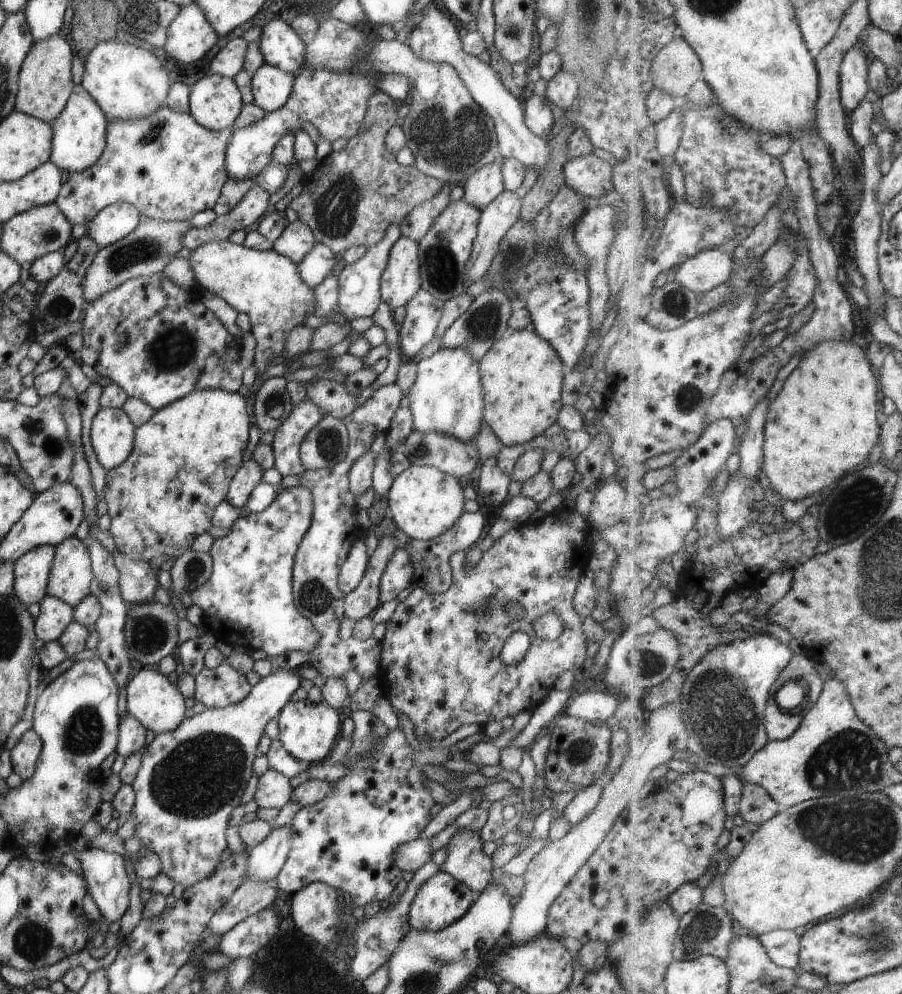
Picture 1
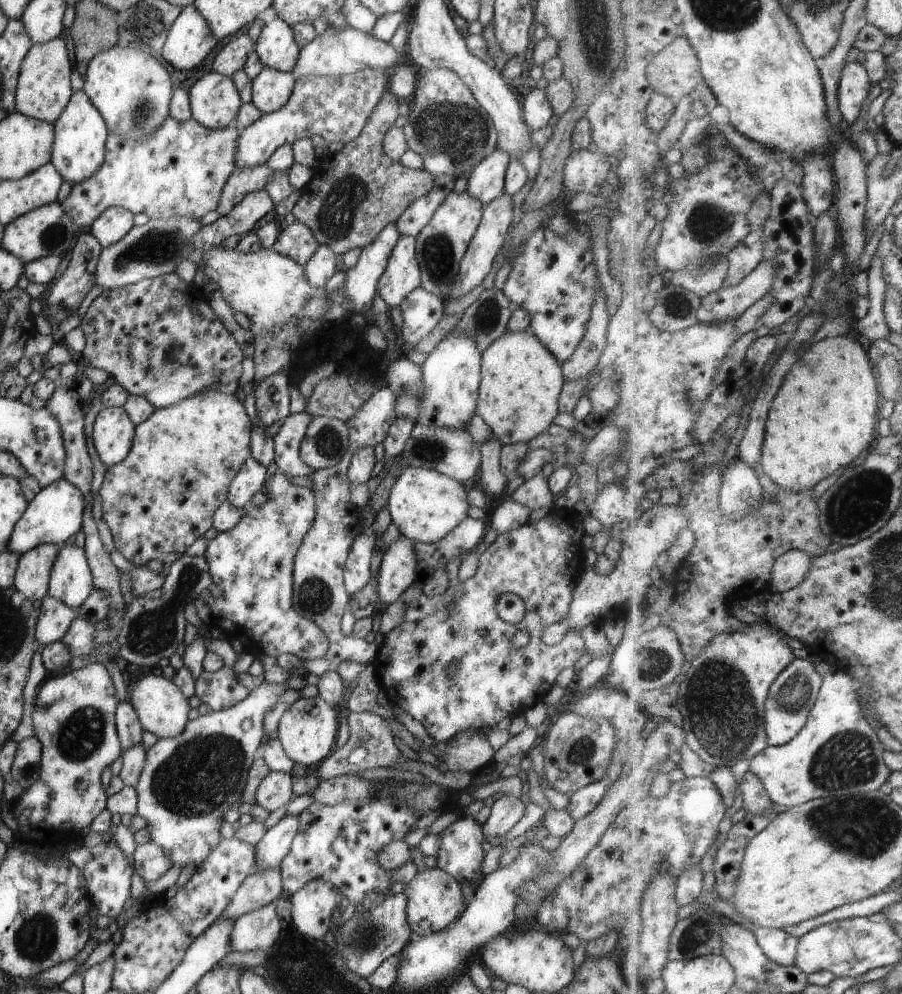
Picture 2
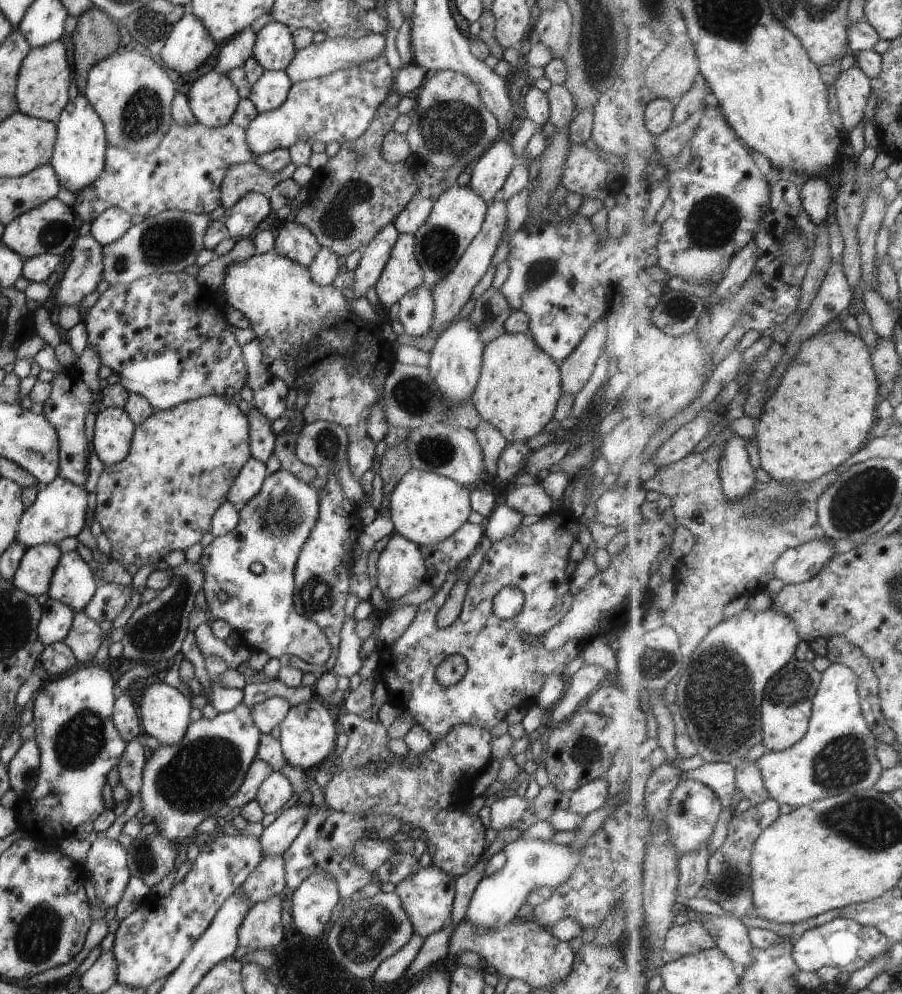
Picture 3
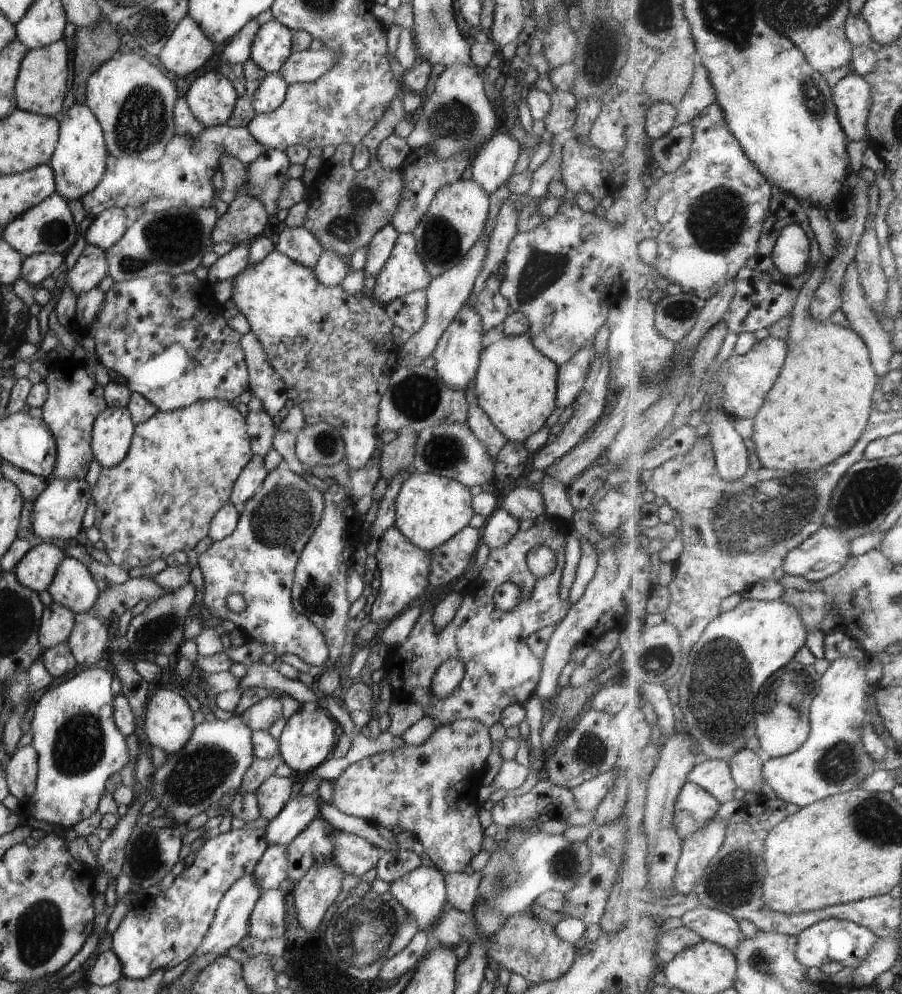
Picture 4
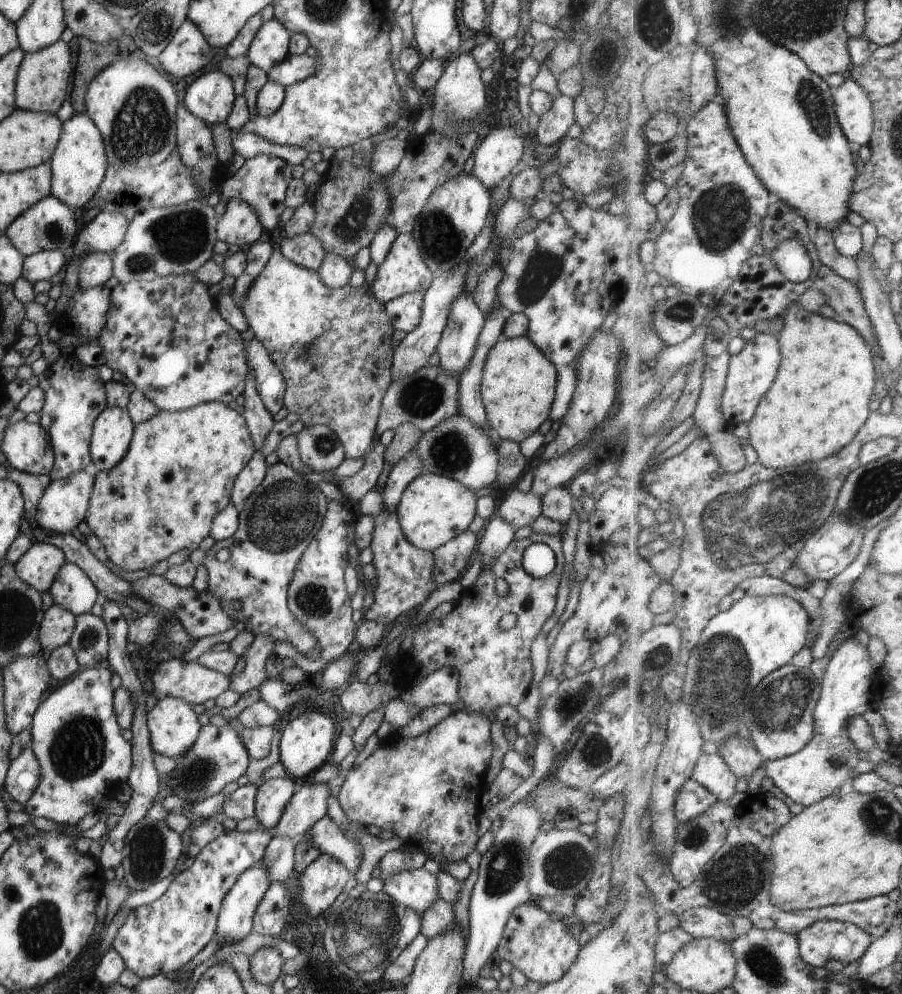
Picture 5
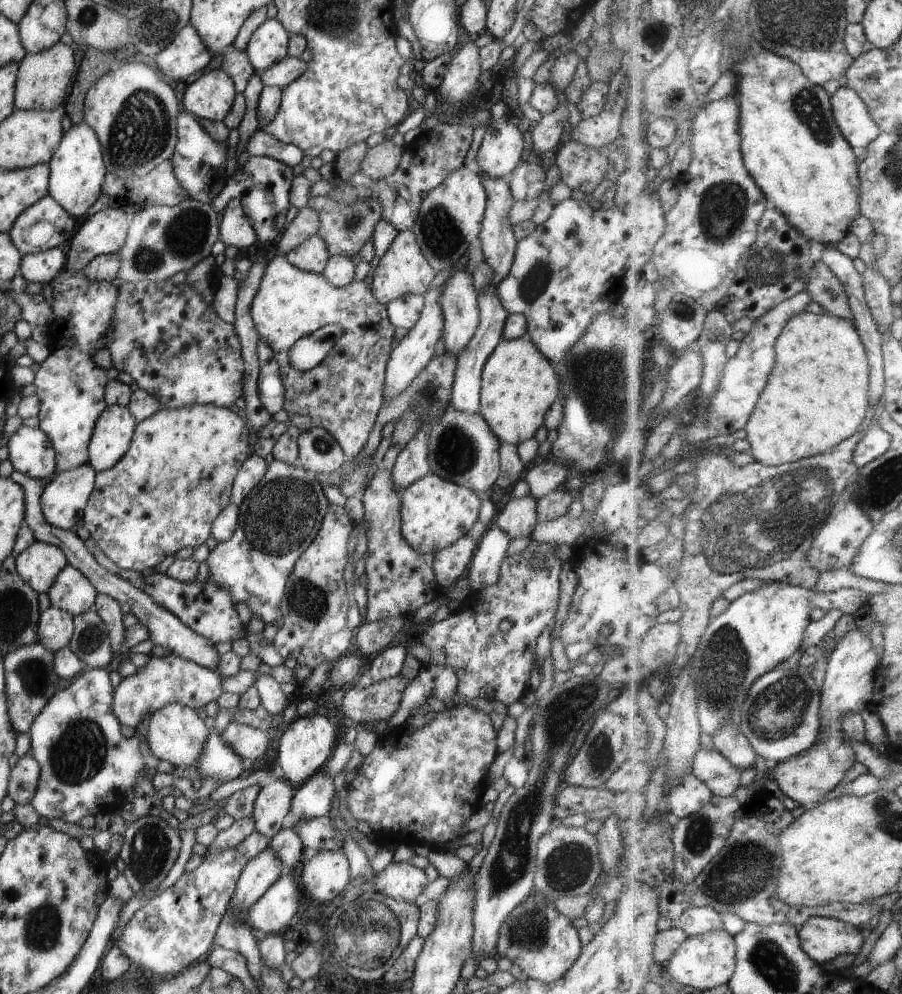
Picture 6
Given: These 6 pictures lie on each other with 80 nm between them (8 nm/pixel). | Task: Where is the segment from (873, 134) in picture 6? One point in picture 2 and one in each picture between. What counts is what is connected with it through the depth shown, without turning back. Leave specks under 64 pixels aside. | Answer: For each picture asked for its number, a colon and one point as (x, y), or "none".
2: (855, 83)
3: (853, 88)
4: (852, 95)
5: (855, 112)

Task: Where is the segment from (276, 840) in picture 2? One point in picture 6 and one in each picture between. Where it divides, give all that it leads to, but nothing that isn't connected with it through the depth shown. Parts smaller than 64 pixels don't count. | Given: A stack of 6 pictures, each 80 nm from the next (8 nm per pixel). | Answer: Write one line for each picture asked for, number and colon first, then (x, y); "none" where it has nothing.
3: (276, 838)
4: (299, 811)
5: (308, 803)
6: (312, 799)

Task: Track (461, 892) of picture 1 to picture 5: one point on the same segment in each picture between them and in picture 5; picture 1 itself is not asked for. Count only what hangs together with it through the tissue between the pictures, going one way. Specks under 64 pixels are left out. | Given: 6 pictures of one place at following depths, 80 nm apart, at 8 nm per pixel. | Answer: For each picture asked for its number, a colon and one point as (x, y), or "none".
2: (433, 898)
3: (427, 896)
4: (421, 892)
5: (417, 889)

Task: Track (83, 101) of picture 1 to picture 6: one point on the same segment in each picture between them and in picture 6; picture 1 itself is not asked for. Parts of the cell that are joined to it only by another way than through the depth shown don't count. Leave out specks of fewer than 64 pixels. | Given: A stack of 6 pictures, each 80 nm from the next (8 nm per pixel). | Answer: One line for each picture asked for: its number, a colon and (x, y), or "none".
2: (77, 150)
3: (77, 157)
4: (78, 161)
5: (78, 163)
6: (76, 170)

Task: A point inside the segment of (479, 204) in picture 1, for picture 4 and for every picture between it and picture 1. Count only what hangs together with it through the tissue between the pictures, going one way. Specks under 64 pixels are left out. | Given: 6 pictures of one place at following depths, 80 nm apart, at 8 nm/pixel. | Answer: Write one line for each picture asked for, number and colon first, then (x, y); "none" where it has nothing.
2: (486, 180)
3: (488, 173)
4: (491, 164)

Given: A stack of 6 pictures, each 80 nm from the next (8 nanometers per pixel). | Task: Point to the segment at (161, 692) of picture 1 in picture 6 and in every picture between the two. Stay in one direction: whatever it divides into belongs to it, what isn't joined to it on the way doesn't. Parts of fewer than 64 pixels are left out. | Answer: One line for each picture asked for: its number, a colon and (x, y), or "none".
2: (161, 708)
3: (163, 712)
4: (167, 721)
5: (172, 725)
6: (175, 734)

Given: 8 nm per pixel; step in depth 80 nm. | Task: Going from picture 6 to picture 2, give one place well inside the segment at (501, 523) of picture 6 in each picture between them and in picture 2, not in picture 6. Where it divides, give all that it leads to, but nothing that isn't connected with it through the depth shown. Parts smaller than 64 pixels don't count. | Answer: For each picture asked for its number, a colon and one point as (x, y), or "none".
2: (533, 493)
3: (527, 500)
4: (522, 503)
5: (520, 509)

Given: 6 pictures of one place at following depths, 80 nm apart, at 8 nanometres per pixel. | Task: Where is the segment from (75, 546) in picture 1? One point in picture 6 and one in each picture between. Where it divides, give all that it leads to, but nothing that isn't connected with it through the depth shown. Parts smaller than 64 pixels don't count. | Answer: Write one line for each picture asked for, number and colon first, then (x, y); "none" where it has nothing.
2: (70, 581)
3: (71, 583)
4: (72, 586)
5: (71, 590)
6: (71, 592)

